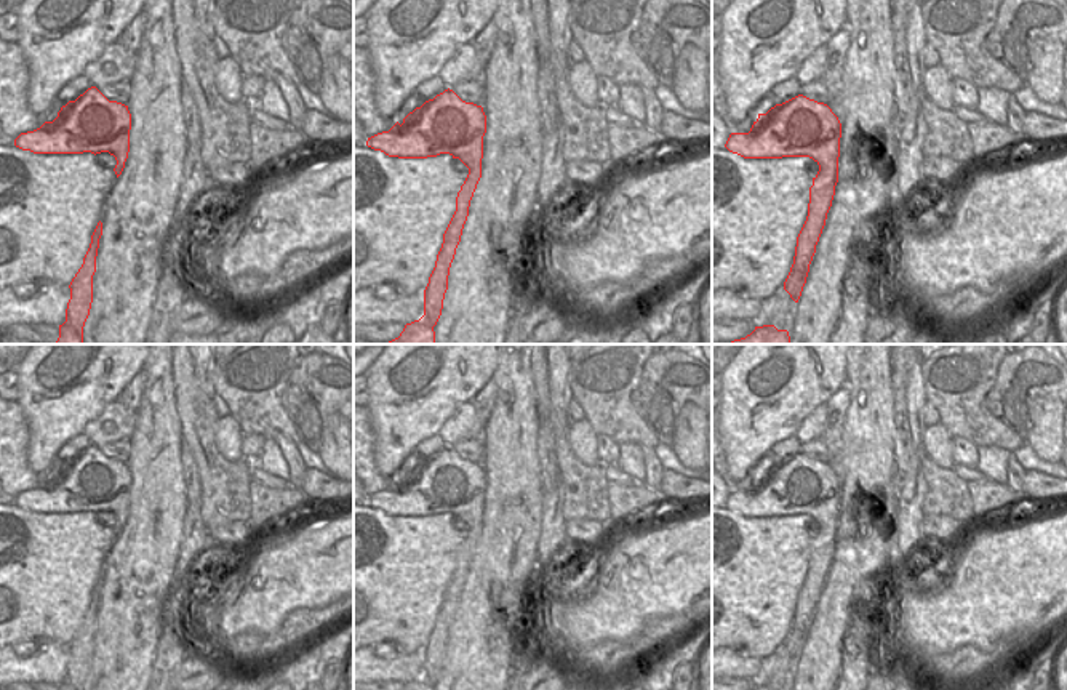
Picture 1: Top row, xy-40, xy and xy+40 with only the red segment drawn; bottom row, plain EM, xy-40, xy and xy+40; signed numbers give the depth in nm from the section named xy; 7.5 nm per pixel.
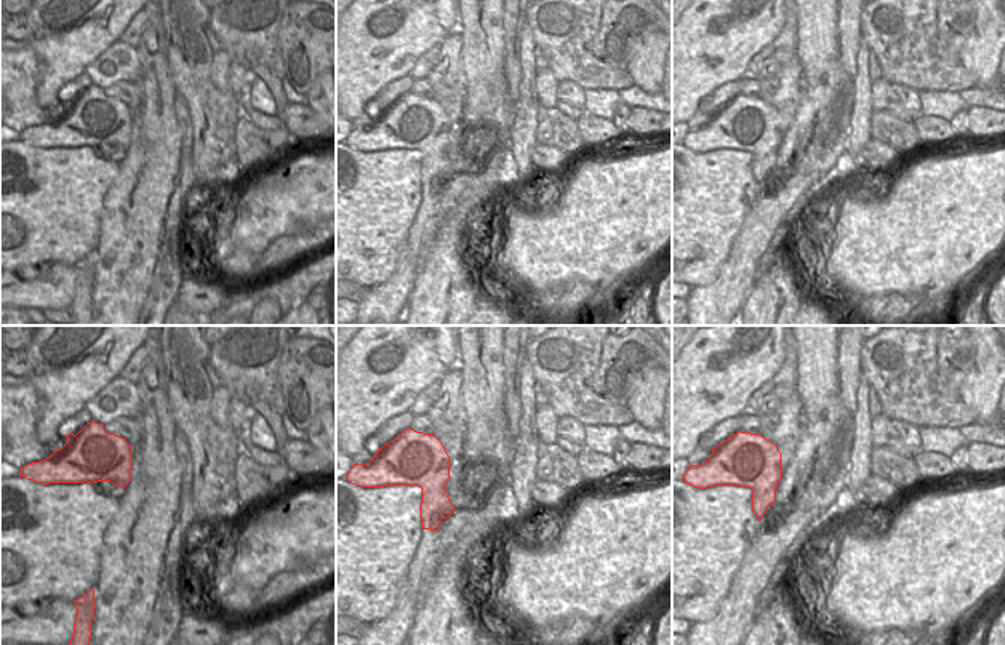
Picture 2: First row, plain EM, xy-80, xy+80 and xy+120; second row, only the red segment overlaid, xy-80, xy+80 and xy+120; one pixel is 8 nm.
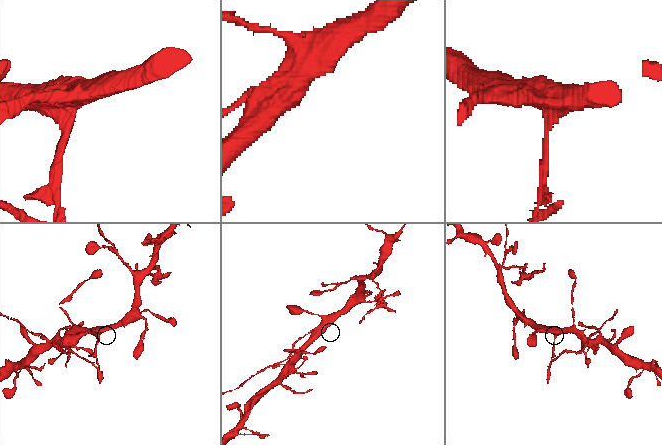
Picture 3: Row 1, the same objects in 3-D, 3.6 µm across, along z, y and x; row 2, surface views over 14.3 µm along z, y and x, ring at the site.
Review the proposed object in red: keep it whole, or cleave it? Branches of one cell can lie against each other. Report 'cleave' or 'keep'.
cleave

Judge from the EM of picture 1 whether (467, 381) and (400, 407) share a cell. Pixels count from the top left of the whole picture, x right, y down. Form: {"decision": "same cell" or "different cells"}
{"decision": "same cell"}

